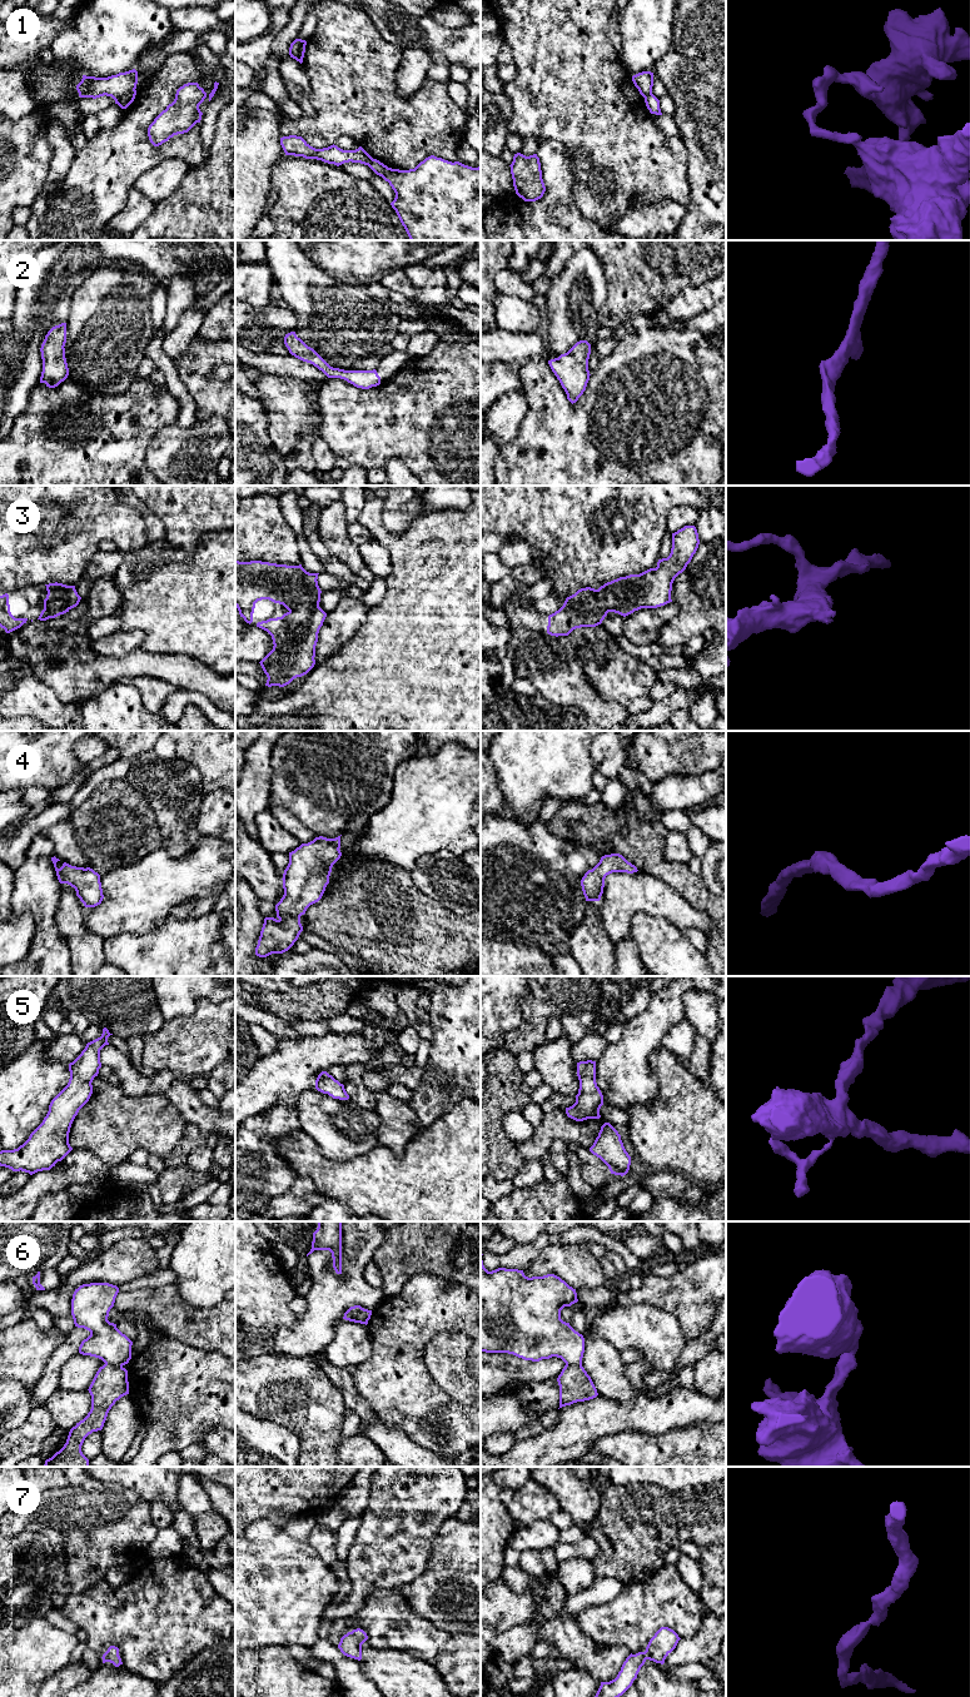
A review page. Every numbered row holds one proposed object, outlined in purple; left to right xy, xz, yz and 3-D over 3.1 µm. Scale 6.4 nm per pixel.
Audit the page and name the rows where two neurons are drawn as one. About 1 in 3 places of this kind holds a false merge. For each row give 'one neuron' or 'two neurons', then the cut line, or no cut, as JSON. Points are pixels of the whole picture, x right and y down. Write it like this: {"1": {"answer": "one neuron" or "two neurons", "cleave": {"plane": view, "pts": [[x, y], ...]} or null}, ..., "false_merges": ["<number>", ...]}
{"1": {"answer": "two neurons", "cleave": {"plane": "xy", "pts": [[134, 89], [128, 91], [117, 103]]}}, "2": {"answer": "one neuron", "cleave": null}, "3": {"answer": "one neuron", "cleave": null}, "4": {"answer": "one neuron", "cleave": null}, "5": {"answer": "one neuron", "cleave": null}, "6": {"answer": "two neurons", "cleave": {"plane": "xz", "pts": [[363, 1308], [358, 1320]]}}, "7": {"answer": "one neuron", "cleave": null}, "false_merges": ["1", "6"]}

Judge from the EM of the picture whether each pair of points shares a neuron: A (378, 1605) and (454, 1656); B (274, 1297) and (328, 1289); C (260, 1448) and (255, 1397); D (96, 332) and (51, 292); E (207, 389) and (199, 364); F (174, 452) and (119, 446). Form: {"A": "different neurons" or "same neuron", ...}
{"A": "same neuron", "B": "different neurons", "C": "different neurons", "D": "different neurons", "E": "same neuron", "F": "different neurons"}

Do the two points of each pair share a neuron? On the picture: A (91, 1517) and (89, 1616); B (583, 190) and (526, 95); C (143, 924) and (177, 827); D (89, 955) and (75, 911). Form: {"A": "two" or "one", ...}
{"A": "two", "B": "one", "C": "two", "D": "one"}

